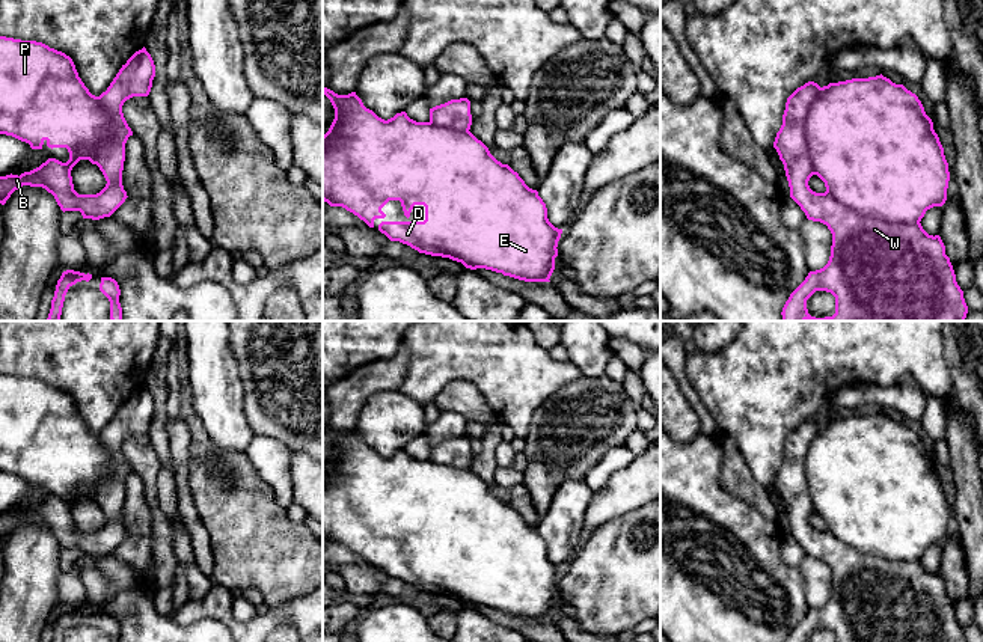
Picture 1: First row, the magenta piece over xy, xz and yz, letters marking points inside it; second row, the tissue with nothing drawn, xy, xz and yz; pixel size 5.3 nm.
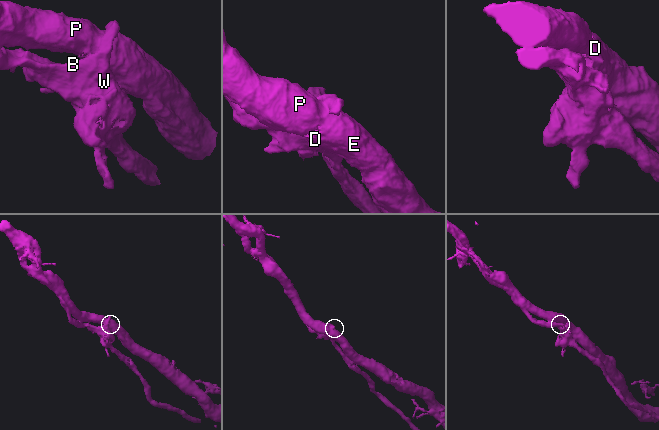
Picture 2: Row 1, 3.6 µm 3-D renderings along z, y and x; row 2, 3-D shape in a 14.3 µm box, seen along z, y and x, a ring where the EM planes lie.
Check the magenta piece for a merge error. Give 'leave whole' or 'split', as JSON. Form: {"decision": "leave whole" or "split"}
{"decision": "split"}

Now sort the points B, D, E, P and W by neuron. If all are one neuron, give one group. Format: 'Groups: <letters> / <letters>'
Groups: B W / D E P

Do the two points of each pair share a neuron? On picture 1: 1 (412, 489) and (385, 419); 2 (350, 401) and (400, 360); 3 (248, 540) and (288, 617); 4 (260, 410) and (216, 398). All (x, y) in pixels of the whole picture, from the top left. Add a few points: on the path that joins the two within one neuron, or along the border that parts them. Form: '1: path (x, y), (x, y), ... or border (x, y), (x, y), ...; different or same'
1: border (362, 440), (385, 457), (404, 449); different
2: path (362, 389), (374, 377), (388, 372); same
3: border (306, 594), (287, 600), (269, 611); different
4: border (238, 371), (243, 413), (255, 434); different

